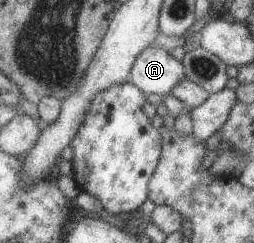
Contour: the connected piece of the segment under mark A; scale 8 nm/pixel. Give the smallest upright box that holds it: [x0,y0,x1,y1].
[130,44,185,96]

